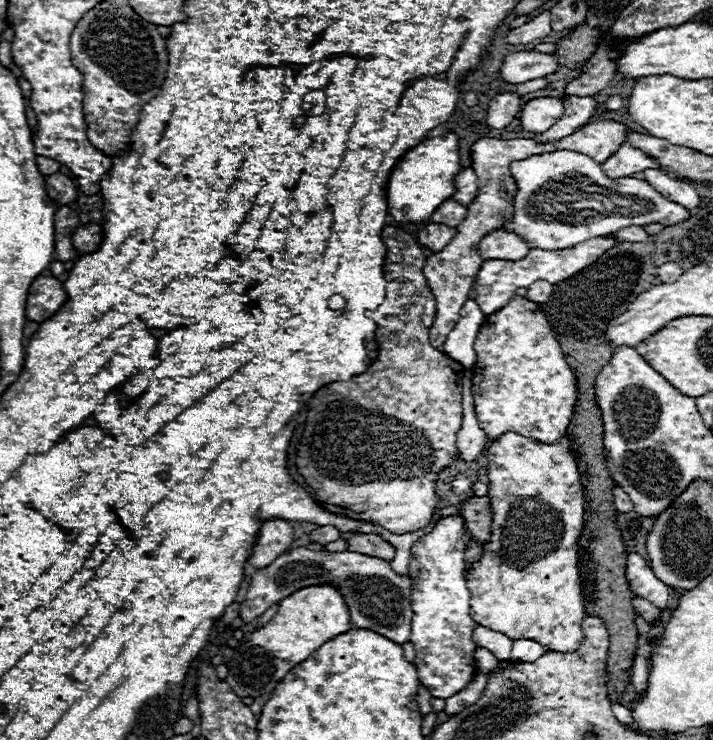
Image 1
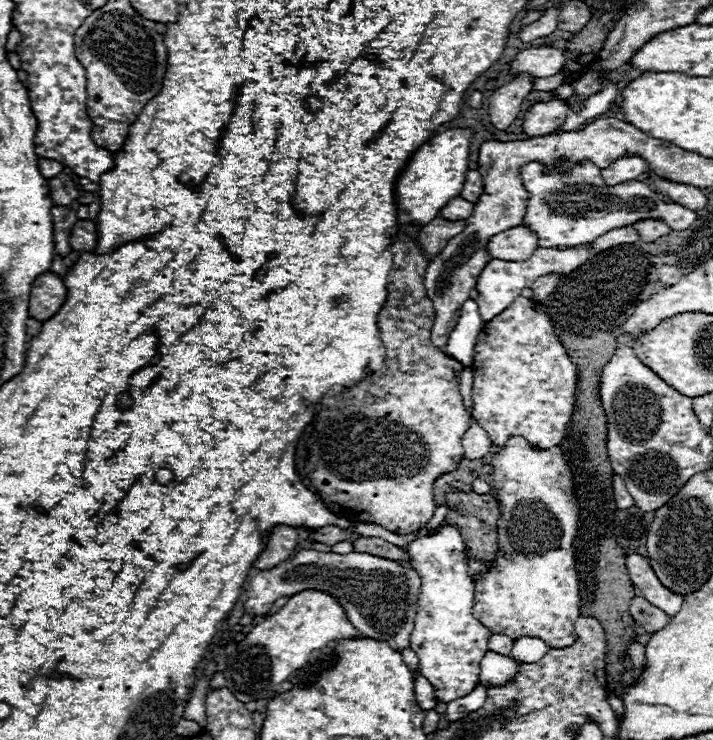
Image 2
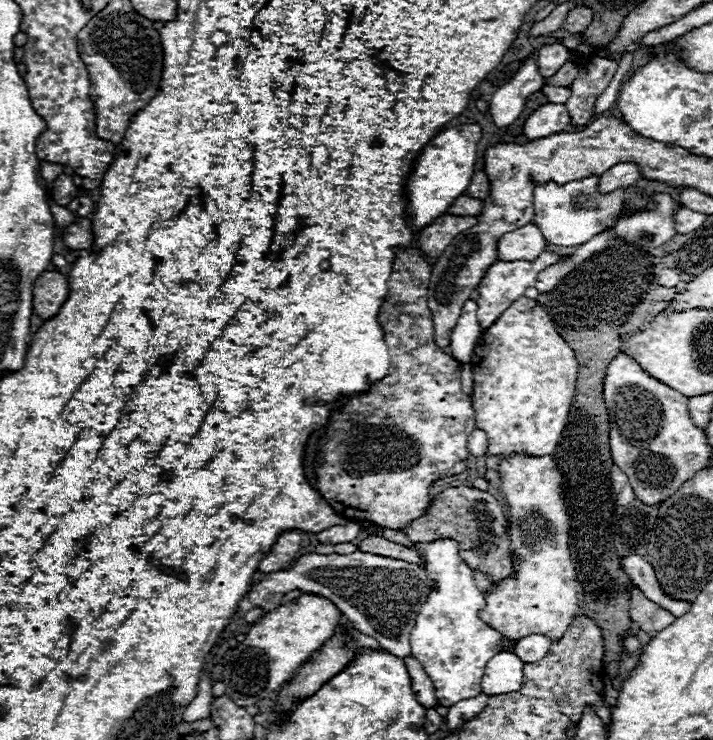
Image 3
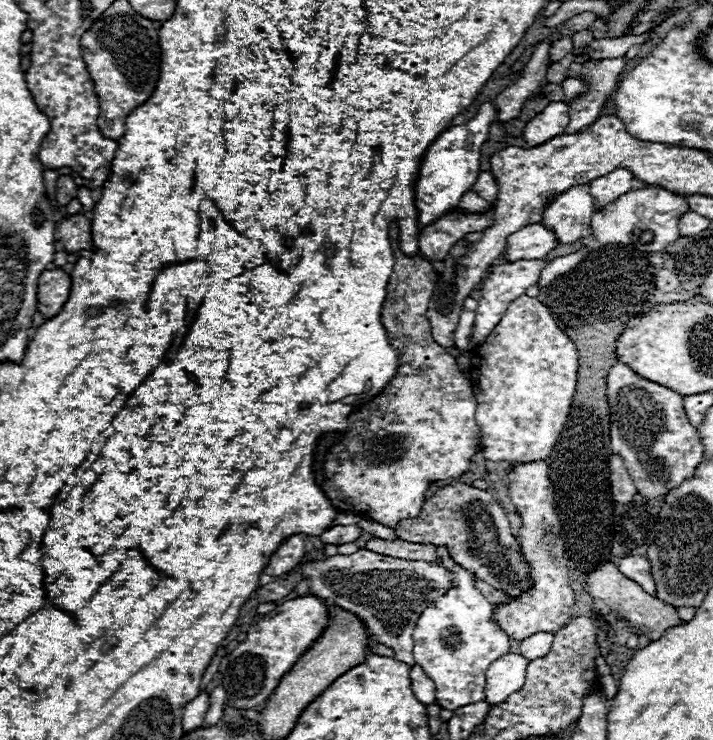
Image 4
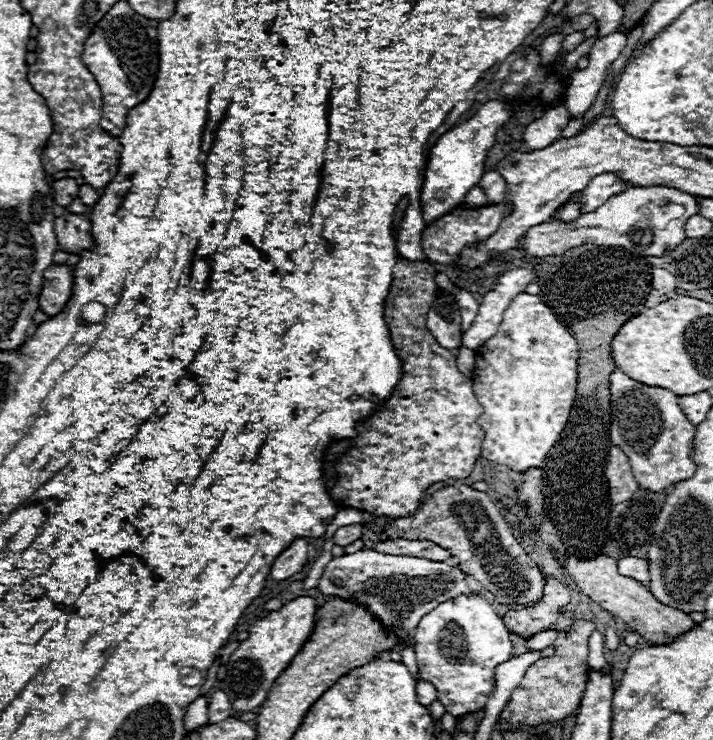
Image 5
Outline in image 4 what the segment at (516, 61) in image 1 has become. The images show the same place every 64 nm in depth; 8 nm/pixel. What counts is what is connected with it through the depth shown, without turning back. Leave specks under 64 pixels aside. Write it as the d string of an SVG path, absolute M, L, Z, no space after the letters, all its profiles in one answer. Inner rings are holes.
M562 36L562 38L552 46L552 62L558 62L558 60L564 58L566 54L570 54L572 48L574 48L572 36Z

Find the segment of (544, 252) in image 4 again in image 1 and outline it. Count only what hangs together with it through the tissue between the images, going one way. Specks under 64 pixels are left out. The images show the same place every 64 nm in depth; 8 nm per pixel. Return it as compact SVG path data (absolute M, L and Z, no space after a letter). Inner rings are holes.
M506 230L490 232L488 236L484 236L484 240L480 240L478 248L480 248L480 256L484 256L484 260L490 260L490 258L520 260L530 250L528 242L524 242L518 234L506 232Z

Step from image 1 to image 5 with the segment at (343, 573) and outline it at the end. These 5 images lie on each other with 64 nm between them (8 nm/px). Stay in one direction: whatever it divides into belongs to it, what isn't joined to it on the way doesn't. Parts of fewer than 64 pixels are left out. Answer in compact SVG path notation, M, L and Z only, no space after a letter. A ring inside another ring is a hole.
M360 550L354 554L346 554L334 558L320 580L320 592L344 600L354 600L356 604L364 604L386 628L398 632L406 642L402 644L402 662L408 666L412 676L418 676L418 664L412 642L408 642L410 634L416 630L418 622L424 614L434 610L440 602L452 600L460 594L478 594L468 584L468 574L460 570L460 566L452 566L448 562L432 562L416 556L388 556L376 550Z

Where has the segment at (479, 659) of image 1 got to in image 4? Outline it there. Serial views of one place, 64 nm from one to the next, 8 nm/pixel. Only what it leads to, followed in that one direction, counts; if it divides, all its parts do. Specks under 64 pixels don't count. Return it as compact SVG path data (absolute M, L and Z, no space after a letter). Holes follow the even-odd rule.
M506 654L490 664L486 672L486 700L488 706L498 706L512 692L520 690L524 684L524 672L530 664L522 654Z

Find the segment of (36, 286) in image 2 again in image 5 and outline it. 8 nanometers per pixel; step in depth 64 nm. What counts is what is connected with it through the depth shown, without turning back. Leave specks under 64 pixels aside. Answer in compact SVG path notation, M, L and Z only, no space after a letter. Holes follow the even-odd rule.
M54 264L44 272L44 288L40 292L40 310L48 316L58 314L70 300L74 286L72 268L66 264Z

